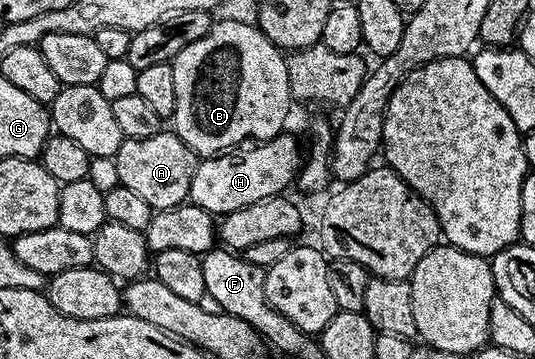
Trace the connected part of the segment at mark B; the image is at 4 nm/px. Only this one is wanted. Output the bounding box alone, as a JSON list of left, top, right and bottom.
[170,19,293,157]

